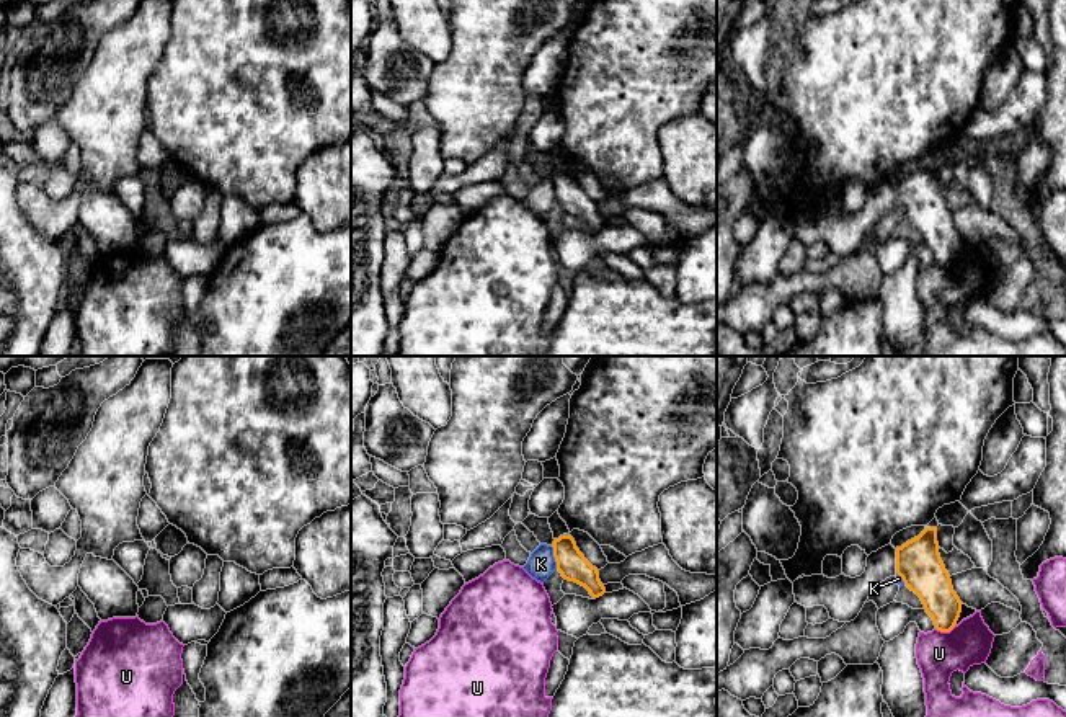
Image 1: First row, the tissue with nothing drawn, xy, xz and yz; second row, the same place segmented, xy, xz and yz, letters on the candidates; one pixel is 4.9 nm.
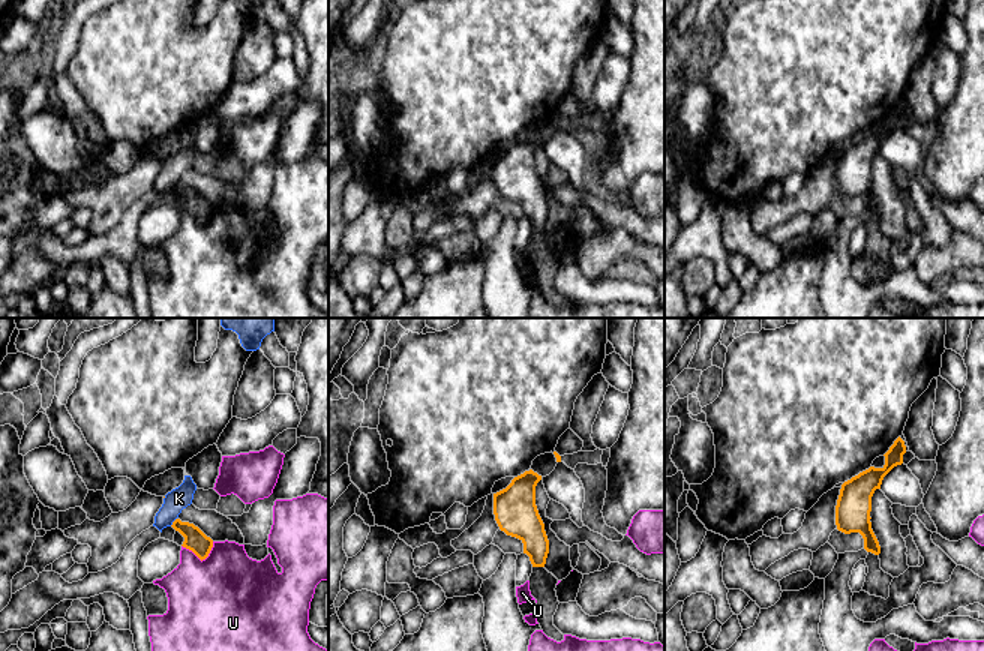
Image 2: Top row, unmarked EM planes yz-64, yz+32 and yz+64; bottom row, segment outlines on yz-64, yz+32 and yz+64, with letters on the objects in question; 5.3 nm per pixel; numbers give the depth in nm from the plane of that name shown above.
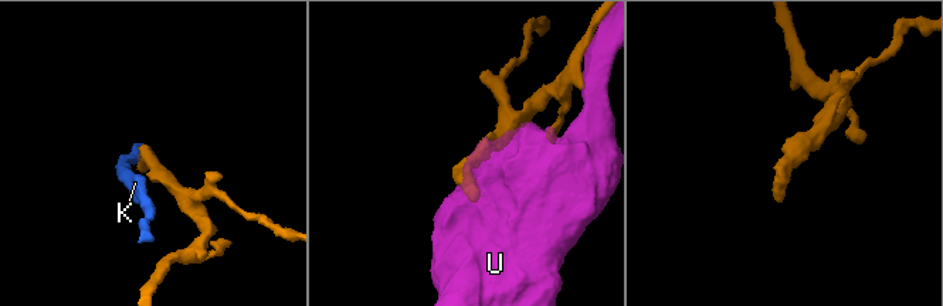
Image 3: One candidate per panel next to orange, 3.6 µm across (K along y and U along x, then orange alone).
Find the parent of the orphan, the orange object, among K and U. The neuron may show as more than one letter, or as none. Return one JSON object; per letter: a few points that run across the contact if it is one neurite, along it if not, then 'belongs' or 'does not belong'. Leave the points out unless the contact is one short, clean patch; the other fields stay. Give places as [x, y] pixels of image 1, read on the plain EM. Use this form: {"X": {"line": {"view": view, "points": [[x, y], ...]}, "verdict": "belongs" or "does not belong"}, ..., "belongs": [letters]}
{"K": {"verdict": "does not belong"}, "U": {"verdict": "does not belong"}, "belongs": []}

